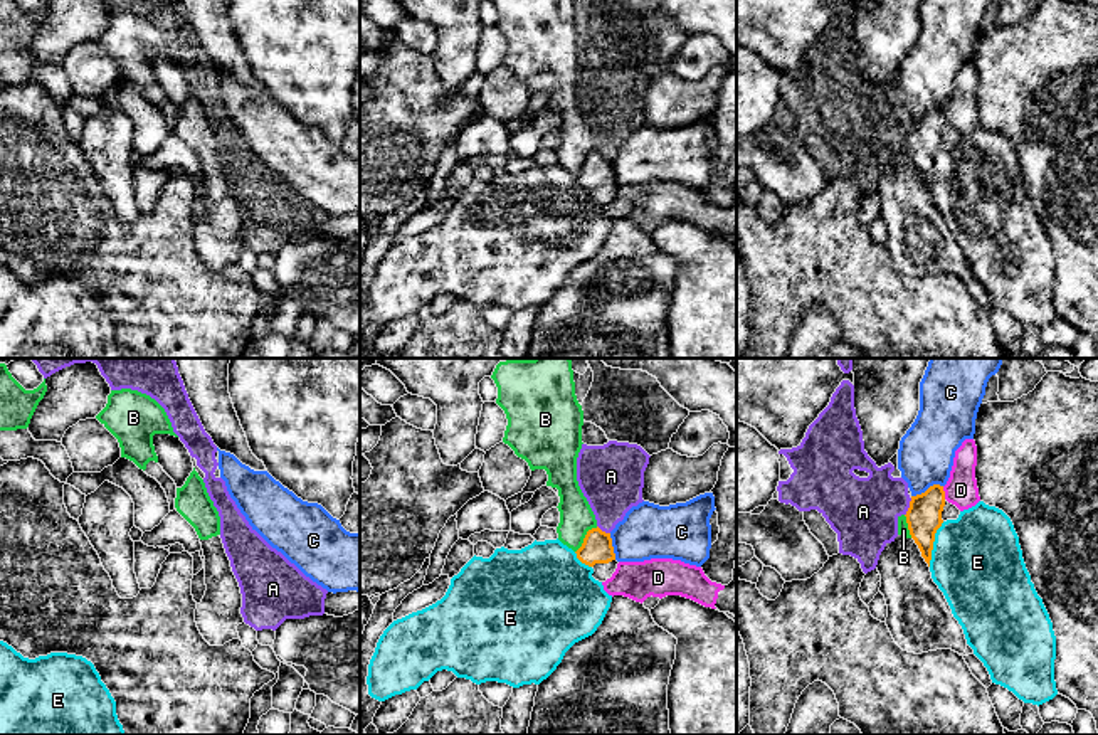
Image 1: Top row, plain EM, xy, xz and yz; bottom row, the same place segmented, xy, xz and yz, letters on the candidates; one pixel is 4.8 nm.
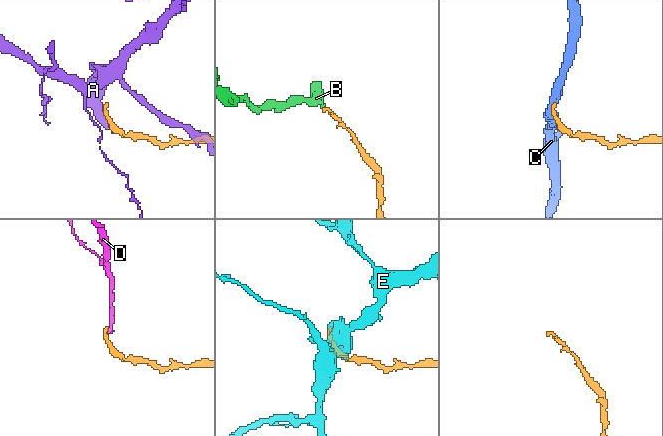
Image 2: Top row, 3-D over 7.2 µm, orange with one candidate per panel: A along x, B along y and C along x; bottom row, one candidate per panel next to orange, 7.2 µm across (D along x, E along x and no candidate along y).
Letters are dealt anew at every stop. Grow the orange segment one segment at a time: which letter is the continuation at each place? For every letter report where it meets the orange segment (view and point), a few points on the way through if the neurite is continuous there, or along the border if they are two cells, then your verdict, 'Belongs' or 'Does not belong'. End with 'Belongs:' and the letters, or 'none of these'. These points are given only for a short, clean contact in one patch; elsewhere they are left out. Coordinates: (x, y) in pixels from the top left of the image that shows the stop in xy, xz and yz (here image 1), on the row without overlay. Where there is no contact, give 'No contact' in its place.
A: Touches orange at yz (910, 130). Does not belong
B: Touches orange at xz (585, 160). Boundary: xz (597, 150), (587, 155), (575, 175). Does not belong
C: Touches orange at yz (929, 111). Boundary: yz (942, 108), (932, 108), (912, 120). Does not belong
D: Touches orange at yz (944, 116). Boundary: yz (942, 110), (945, 121). Does not belong
E: Touches orange at yz (932, 167). Does not belong
Belongs: none of these

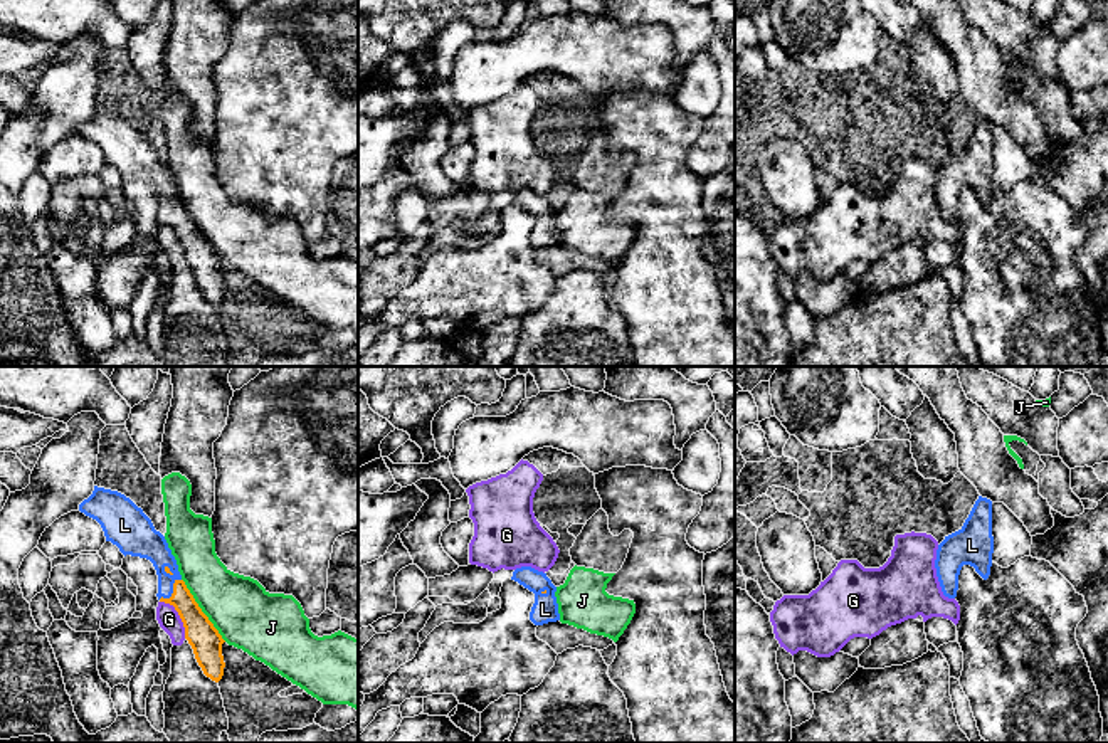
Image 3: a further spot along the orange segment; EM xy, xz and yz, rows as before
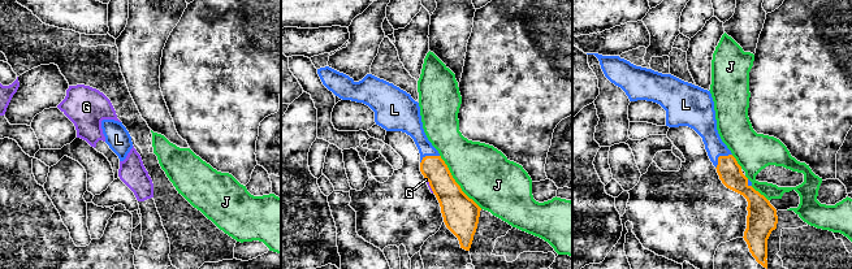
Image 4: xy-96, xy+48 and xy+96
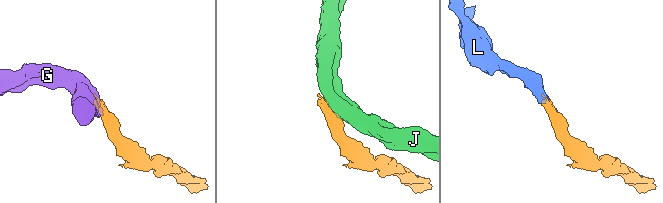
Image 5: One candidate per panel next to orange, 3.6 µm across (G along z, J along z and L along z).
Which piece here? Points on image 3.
G: Touches orange at xy (179, 237). Boundary: xy (160, 224), (174, 231), (185, 261). Does not belong
J: Touches orange at xy (200, 234). Boundary: xy (182, 202), (200, 234), (226, 264). Does not belong
L: Touches orange at xy (174, 216). Path across: xy (202, 259), (189, 232), (174, 216), (163, 184), (152, 168). Belongs
Belongs: L

